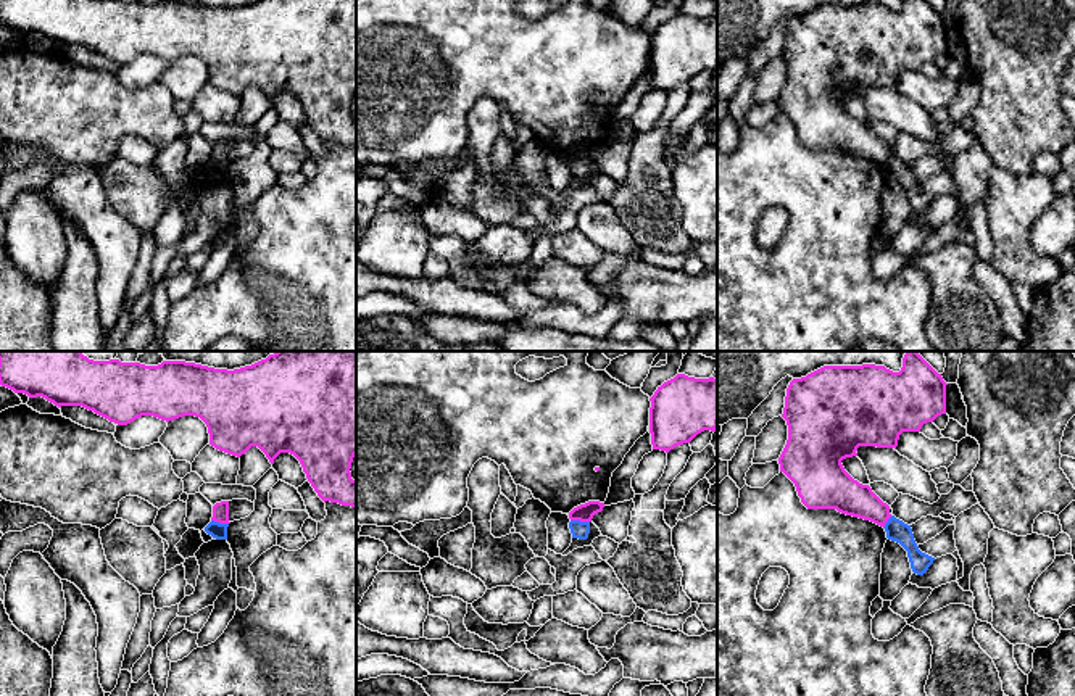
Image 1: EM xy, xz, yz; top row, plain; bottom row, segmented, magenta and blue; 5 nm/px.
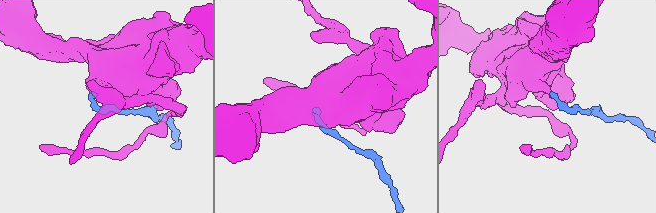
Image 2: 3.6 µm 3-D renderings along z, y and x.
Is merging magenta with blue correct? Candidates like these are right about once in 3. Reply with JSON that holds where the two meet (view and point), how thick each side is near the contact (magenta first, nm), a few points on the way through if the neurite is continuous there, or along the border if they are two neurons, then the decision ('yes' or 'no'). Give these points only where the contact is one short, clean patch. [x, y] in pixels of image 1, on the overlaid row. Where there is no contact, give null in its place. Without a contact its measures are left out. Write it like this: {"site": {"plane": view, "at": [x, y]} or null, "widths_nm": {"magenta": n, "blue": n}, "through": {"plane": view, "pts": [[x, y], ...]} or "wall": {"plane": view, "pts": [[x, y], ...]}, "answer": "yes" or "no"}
{"site": {"plane": "xz", "at": [581, 521]}, "widths_nm": {"magenta": 90, "blue": 90}, "wall": {"plane": "xz", "pts": [[571, 519], [589, 522]]}, "answer": "no"}

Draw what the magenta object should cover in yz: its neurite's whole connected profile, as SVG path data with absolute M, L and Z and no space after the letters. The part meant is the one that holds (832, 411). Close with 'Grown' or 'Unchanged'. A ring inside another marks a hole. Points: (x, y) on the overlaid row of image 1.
M907 351L899 372L885 366L824 366L787 388L782 417L788 440L778 458L783 472L796 487L807 509L836 509L841 514L885 527L890 506L869 485L854 480L841 461L857 456L859 446L894 448L903 432L946 414L946 382L917 351Z. Unchanged

